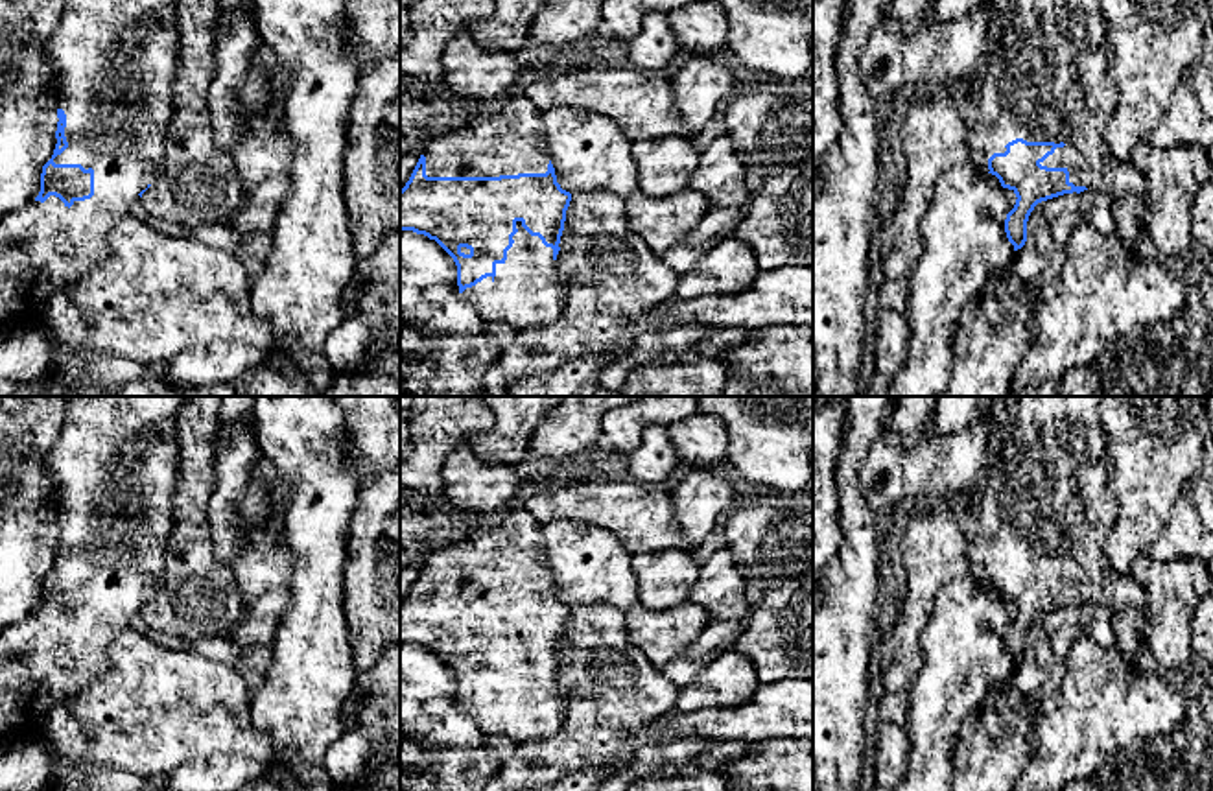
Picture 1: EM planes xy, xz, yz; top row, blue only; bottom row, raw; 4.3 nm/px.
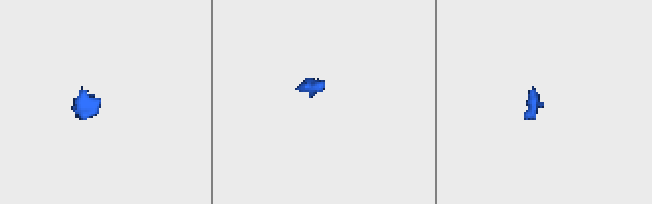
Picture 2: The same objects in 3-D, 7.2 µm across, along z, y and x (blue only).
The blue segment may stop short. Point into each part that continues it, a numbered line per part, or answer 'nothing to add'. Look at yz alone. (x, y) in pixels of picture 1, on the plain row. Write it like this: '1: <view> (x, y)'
1: yz (1042, 487)

